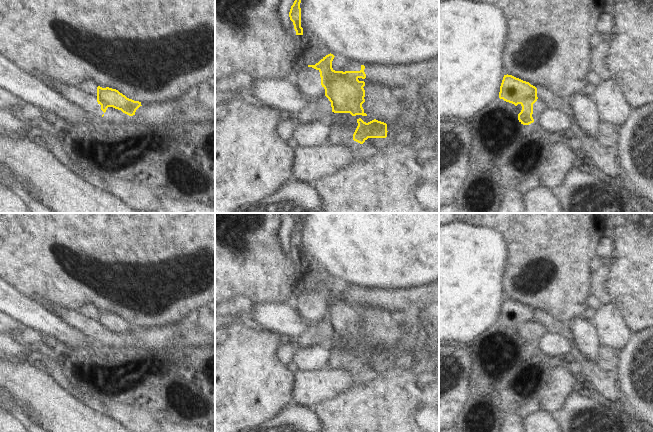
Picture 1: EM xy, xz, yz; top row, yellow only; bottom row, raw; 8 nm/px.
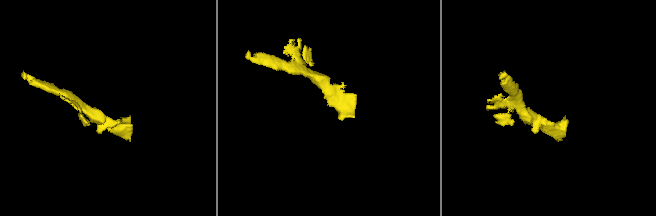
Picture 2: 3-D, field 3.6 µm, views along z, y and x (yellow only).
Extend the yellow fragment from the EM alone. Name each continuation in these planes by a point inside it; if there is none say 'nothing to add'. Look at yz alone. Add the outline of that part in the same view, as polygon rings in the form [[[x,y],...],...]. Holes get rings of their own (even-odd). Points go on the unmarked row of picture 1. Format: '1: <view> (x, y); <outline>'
nothing to add

